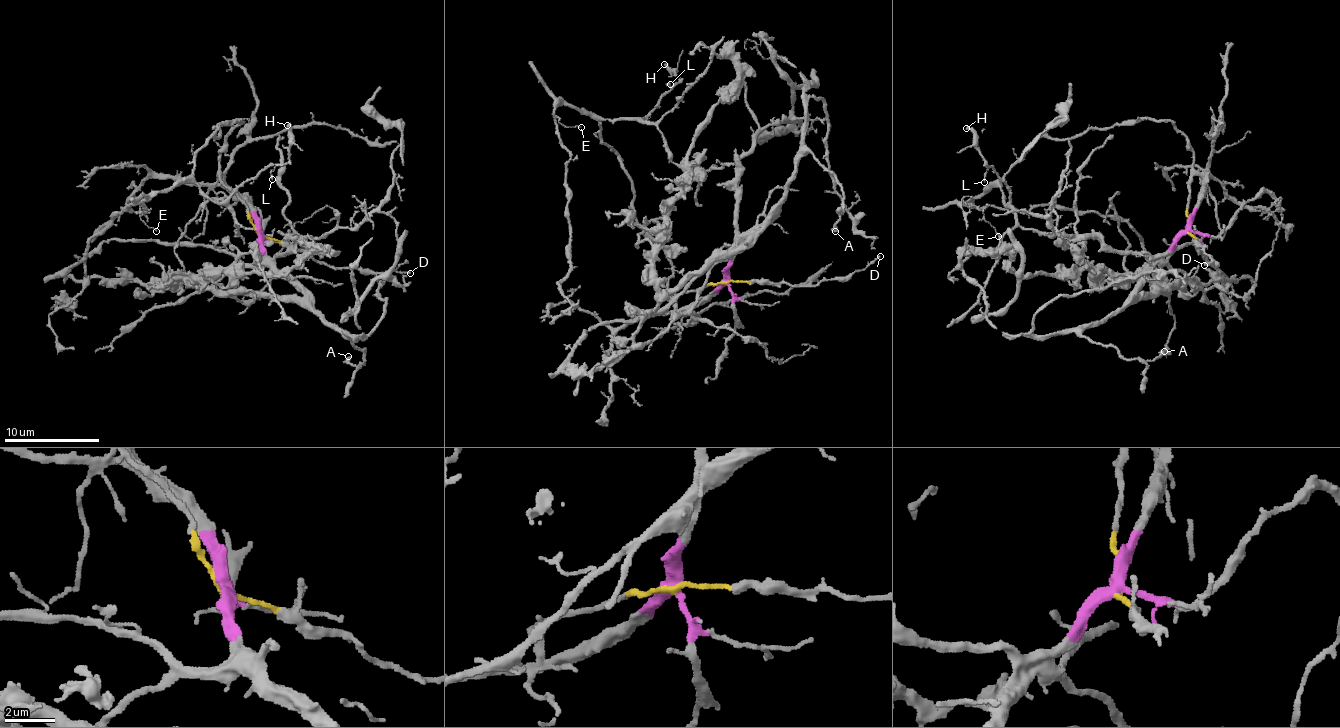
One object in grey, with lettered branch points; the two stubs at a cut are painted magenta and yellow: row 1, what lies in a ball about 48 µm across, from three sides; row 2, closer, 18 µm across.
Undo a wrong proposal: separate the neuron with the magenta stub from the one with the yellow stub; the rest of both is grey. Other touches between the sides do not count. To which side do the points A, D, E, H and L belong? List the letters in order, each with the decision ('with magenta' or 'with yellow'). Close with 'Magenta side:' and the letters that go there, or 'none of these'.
A: with magenta
D: with yellow
E: with yellow
H: with yellow
L: with yellow
Magenta side: A

